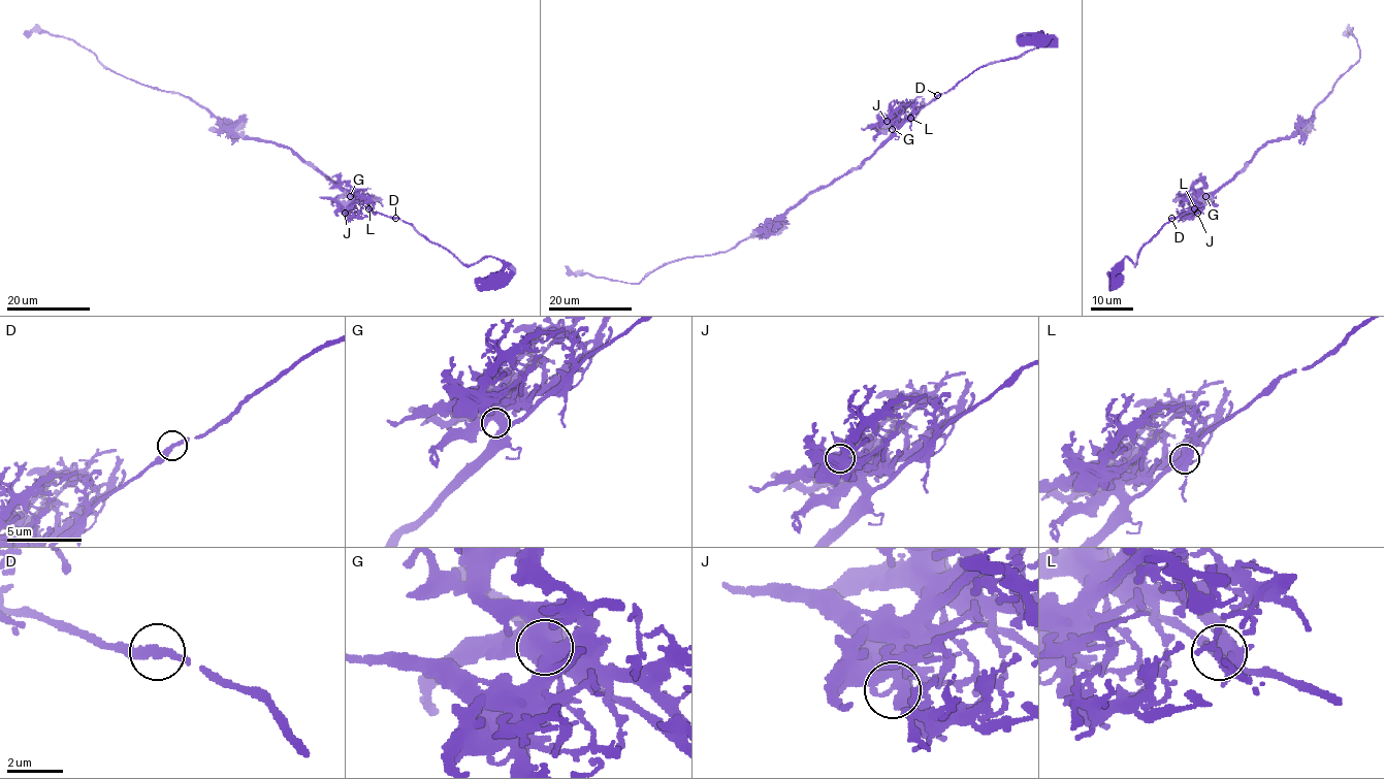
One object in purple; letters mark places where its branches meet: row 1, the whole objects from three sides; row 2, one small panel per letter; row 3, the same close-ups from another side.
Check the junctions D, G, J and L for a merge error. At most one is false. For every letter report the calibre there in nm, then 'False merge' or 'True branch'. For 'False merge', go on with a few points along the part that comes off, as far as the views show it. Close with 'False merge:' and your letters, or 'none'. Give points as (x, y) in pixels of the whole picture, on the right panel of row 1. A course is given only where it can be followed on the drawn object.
D: Thickness 320 nm. True branch
G: Thickness 600 nm. True branch
J: Thickness 500 nm. True branch
L: Thickness 440 nm. True branch
False merge: none

